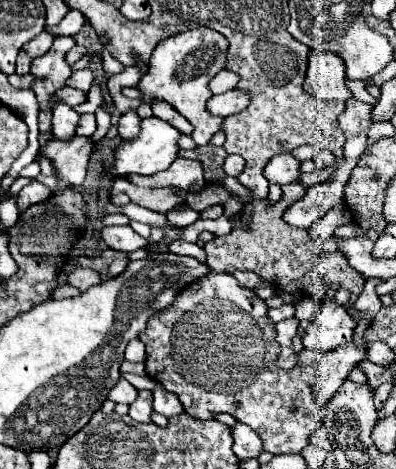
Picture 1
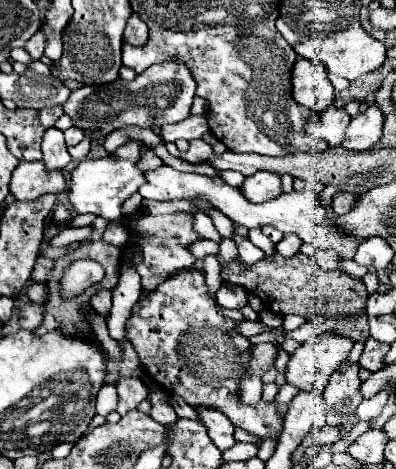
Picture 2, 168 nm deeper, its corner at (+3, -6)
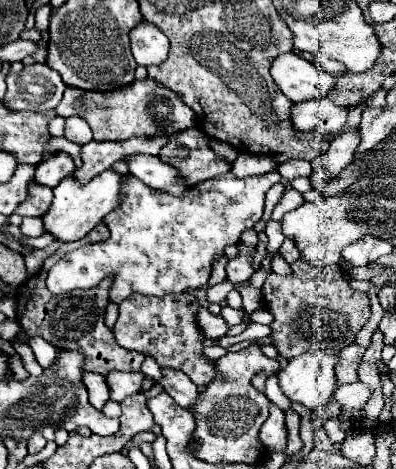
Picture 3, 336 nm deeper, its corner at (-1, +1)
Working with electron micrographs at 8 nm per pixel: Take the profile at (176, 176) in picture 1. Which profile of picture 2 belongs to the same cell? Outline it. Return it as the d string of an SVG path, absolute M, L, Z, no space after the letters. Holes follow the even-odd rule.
M162 165L160 169L148 171L148 183L140 187L138 191L144 199L156 199L156 201L172 201L172 199L192 199L192 197L200 197L210 201L216 209L220 209L224 215L228 215L234 223L244 225L248 229L252 227L264 227L264 225L274 225L276 229L280 229L282 233L296 233L300 235L306 243L312 243L314 247L320 249L332 249L340 255L340 269L356 279L362 279L368 269L360 267L352 255L356 253L356 239L352 239L352 235L340 235L340 231L328 231L328 227L324 227L324 207L318 201L318 195L314 191L292 191L292 193L282 193L278 199L272 201L264 201L264 203L248 203L248 199L244 199L240 195L240 191L236 187L226 185L220 177L210 179L198 173L182 173L176 171L168 165Z

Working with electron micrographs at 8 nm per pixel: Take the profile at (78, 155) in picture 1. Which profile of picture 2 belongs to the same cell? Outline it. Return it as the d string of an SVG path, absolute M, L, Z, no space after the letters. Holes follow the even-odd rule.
M44 161L20 163L12 173L10 191L18 201L34 201L44 193L60 195L68 187L64 171L44 171Z

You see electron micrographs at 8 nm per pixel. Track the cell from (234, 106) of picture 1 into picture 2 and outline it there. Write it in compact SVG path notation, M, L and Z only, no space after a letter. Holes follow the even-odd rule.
M202 113L202 115L190 115L188 119L176 123L176 125L168 125L162 127L162 135L160 139L164 143L168 141L178 141L178 139L198 139L208 131L208 123L210 123L210 113Z

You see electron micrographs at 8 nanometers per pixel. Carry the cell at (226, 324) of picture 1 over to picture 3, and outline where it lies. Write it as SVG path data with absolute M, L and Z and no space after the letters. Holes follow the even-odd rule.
M134 294L120 304L120 316L114 326L116 342L126 350L136 350L142 354L150 354L158 366L170 366L184 372L198 388L204 388L208 380L216 376L212 360L202 354L204 334L200 332L194 312L198 310L198 300L184 294L170 294L164 298L148 298L142 294Z

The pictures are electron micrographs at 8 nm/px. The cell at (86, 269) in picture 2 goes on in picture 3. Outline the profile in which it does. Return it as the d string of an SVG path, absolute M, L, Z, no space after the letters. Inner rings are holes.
M226 172L196 184L196 192L188 192L188 196L168 196L168 192L150 190L126 174L124 202L104 218L110 238L68 252L48 272L46 286L52 294L90 290L106 276L112 276L110 302L114 304L136 292L160 298L202 288L212 274L214 262L224 254L224 246L238 244L240 234L254 228L262 218L264 196L280 178L278 172L248 178L236 178Z

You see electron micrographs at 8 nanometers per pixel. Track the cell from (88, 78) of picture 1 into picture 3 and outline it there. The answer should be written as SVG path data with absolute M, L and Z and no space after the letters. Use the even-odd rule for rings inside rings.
M44 64L24 66L22 72L10 74L6 78L6 84L8 90L2 102L12 110L54 110L62 100L62 92L66 90L60 74L46 68Z

